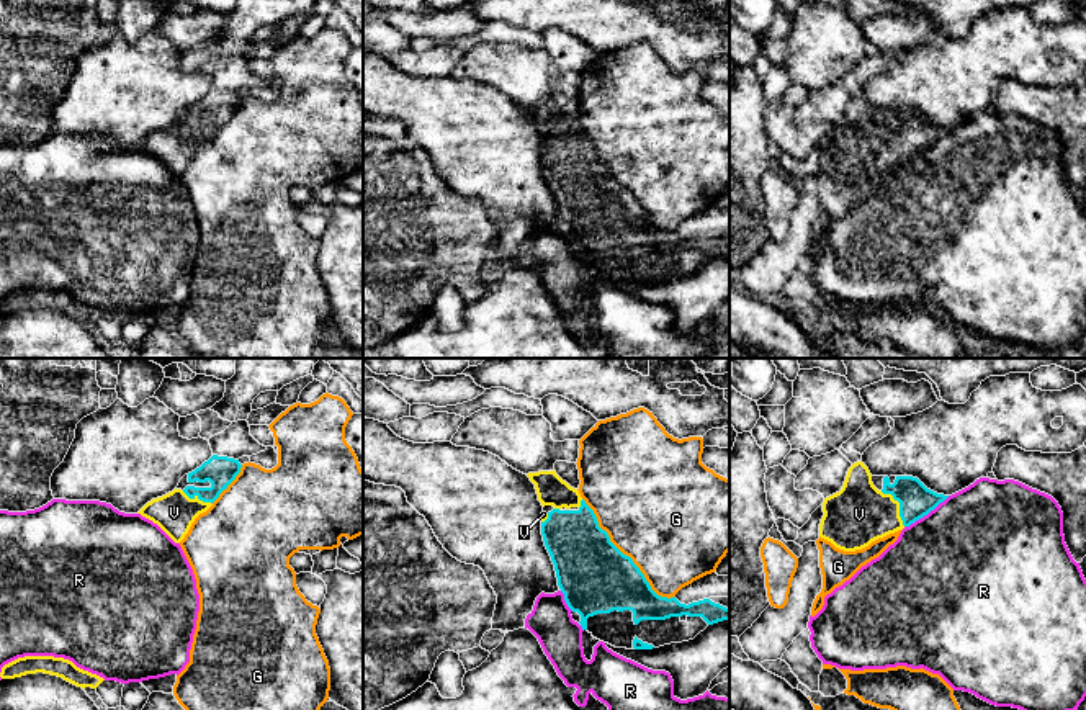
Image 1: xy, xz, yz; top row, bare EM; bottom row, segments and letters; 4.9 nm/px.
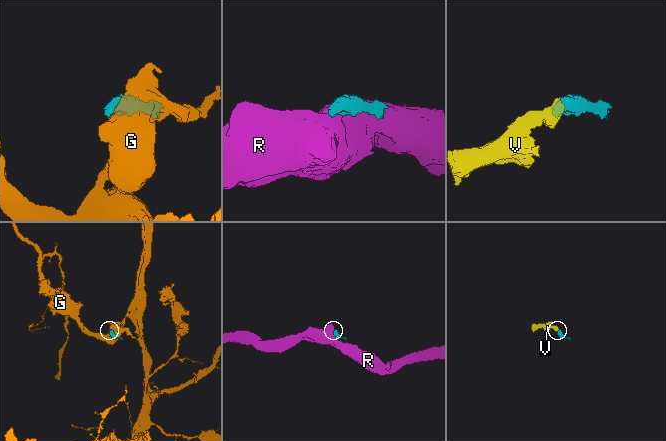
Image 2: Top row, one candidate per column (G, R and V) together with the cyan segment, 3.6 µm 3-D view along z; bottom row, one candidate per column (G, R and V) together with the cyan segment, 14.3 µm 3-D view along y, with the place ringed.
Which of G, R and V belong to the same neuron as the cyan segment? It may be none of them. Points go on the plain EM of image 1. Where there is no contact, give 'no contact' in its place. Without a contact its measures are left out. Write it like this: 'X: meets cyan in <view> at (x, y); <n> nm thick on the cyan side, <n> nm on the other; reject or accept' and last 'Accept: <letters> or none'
G: meets cyan in xz at (625, 188); 360 nm thick on the cyan side, 500 nm on the other; reject
R: meets cyan in yz at (926, 148); 160 nm thick on the cyan side, 500 nm on the other; reject
V: meets cyan in yz at (900, 139); 160 nm thick on the cyan side, 300 nm on the other; accept
Accept: V

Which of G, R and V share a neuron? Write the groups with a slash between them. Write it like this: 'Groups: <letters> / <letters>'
Groups: G / R / V

